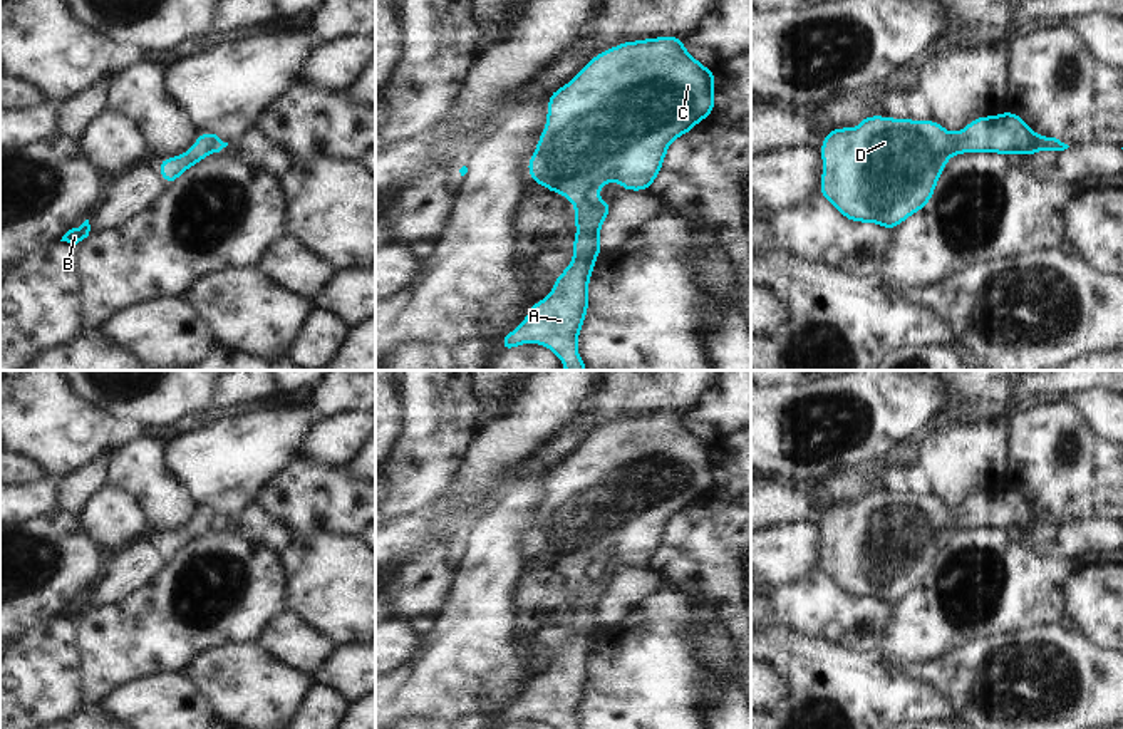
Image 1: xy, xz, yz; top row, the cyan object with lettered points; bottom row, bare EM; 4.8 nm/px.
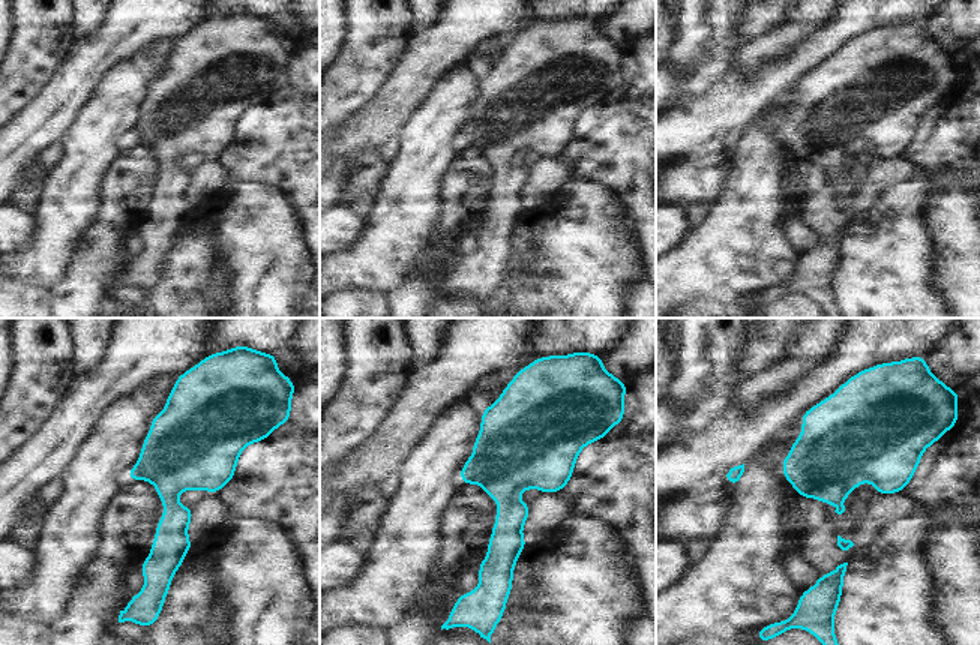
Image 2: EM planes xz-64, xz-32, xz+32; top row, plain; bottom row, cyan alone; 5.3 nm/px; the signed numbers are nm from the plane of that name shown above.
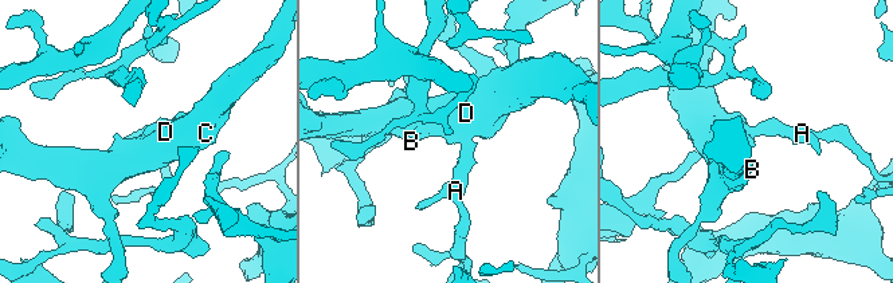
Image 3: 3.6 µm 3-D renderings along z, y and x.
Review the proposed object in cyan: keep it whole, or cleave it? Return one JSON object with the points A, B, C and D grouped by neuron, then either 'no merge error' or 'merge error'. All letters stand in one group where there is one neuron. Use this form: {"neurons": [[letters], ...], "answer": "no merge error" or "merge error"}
{"neurons": [["A", "B", "C", "D"]], "answer": "no merge error"}

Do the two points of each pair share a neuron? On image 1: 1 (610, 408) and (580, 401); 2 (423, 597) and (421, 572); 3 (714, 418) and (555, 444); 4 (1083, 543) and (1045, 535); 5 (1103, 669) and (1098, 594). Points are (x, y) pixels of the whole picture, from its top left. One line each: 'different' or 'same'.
1: different
2: same
3: different
4: same
5: different

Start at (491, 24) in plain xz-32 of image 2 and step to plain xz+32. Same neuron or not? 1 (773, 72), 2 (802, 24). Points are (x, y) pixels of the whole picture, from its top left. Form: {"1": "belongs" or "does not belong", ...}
{"1": "does not belong", "2": "belongs"}

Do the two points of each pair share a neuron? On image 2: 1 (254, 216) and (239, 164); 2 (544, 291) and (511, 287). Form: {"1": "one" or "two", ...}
{"1": "two", "2": "two"}

